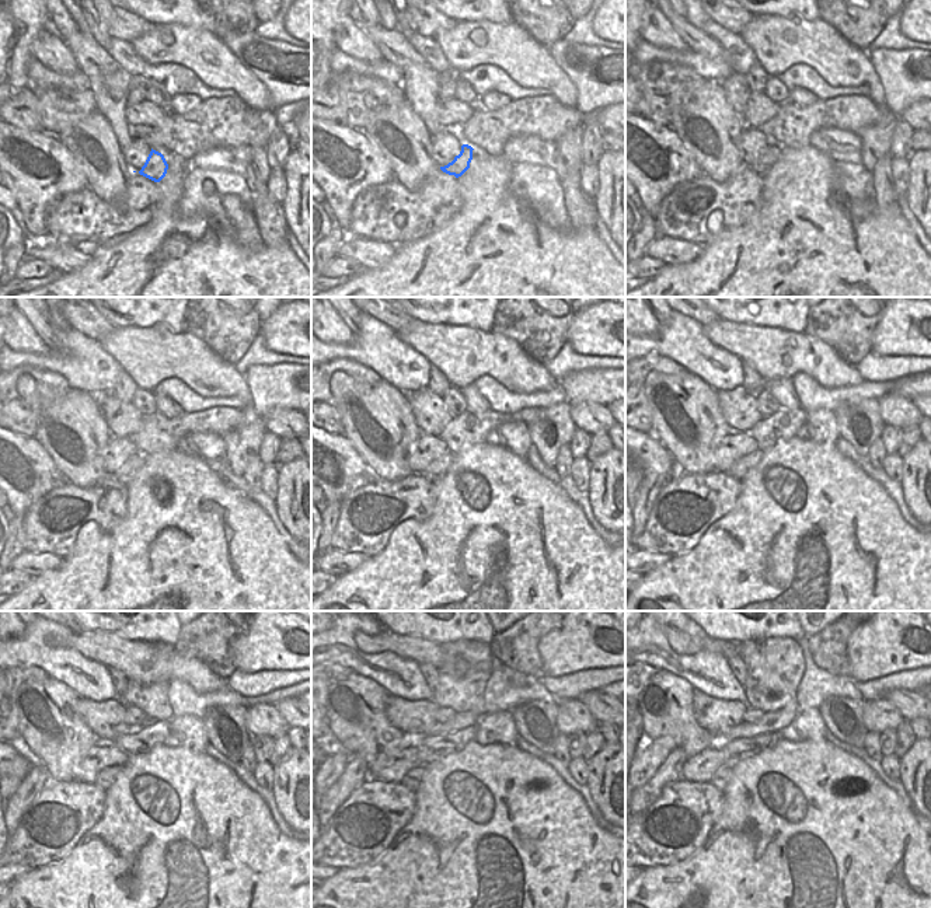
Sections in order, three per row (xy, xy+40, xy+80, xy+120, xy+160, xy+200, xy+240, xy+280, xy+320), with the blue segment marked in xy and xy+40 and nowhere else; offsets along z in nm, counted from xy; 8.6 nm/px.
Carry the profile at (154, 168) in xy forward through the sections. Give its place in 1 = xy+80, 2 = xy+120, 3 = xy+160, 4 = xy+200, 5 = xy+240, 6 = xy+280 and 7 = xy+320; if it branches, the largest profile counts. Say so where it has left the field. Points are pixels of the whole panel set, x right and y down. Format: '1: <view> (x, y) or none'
1: xy+80 (771, 153)
2: xy+120 (125, 472)
3: xy+160 (436, 468)
4: xy+200 (738, 470)
5: xy+240 (107, 776)
6: xy+280 (412, 779)
7: xy+320 (719, 779)

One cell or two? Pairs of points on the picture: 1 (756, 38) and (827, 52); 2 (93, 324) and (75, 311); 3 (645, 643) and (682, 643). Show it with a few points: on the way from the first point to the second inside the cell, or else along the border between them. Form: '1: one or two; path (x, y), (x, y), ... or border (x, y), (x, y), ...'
1: one; path (774, 45), (809, 45)
2: one; path (89, 321), (79, 315)
3: two; border (662, 629), (676, 652), (700, 650)

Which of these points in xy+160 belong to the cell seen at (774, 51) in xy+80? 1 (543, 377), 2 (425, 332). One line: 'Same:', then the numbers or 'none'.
Same: 1, 2

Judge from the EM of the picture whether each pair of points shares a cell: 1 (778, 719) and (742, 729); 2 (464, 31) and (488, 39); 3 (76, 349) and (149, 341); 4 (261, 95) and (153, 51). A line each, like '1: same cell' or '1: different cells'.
1: same cell
2: same cell
3: different cells
4: same cell

